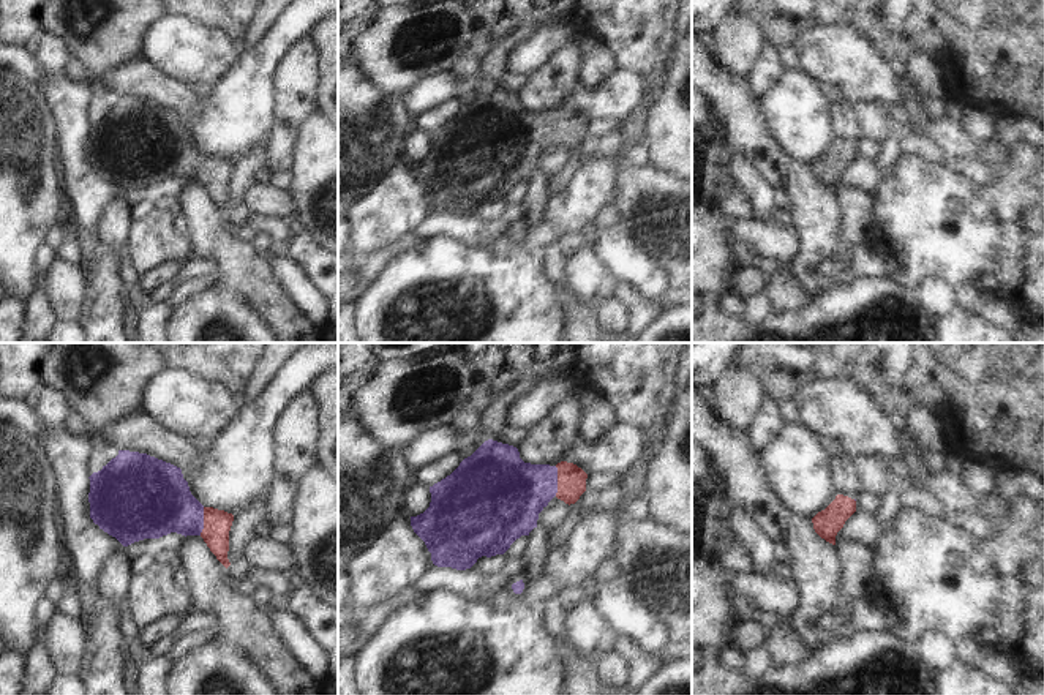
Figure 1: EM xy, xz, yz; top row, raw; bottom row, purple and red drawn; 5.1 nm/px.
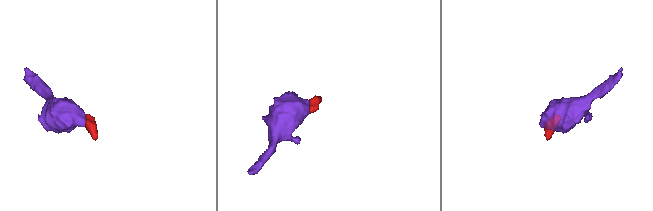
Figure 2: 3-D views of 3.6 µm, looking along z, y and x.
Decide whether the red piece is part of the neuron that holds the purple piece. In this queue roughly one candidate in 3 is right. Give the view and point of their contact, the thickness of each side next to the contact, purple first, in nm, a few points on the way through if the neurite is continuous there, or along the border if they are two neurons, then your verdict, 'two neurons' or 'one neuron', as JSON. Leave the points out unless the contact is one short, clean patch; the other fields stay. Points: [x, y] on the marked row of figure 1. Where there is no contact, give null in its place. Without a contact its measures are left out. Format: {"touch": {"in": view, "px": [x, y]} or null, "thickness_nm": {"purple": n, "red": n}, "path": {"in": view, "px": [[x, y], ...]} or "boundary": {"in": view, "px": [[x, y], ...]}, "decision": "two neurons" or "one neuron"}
{"touch": {"in": "xz", "px": [556, 480]}, "thickness_nm": {"purple": 360, "red": 140}, "path": {"in": "xz", "px": [[509, 493], [556, 480], [570, 479]]}, "decision": "one neuron"}

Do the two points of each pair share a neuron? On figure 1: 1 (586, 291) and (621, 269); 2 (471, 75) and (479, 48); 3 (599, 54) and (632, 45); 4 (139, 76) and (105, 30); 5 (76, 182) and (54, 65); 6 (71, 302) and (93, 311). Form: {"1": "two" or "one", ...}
{"1": "two", "2": "one", "3": "two", "4": "two", "5": "one", "6": "two"}

